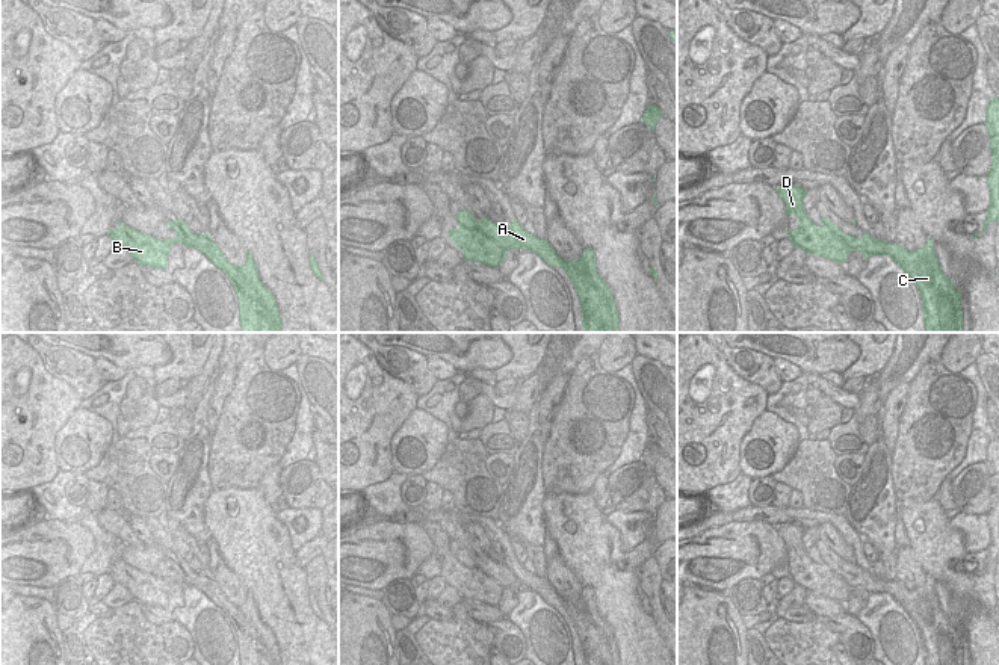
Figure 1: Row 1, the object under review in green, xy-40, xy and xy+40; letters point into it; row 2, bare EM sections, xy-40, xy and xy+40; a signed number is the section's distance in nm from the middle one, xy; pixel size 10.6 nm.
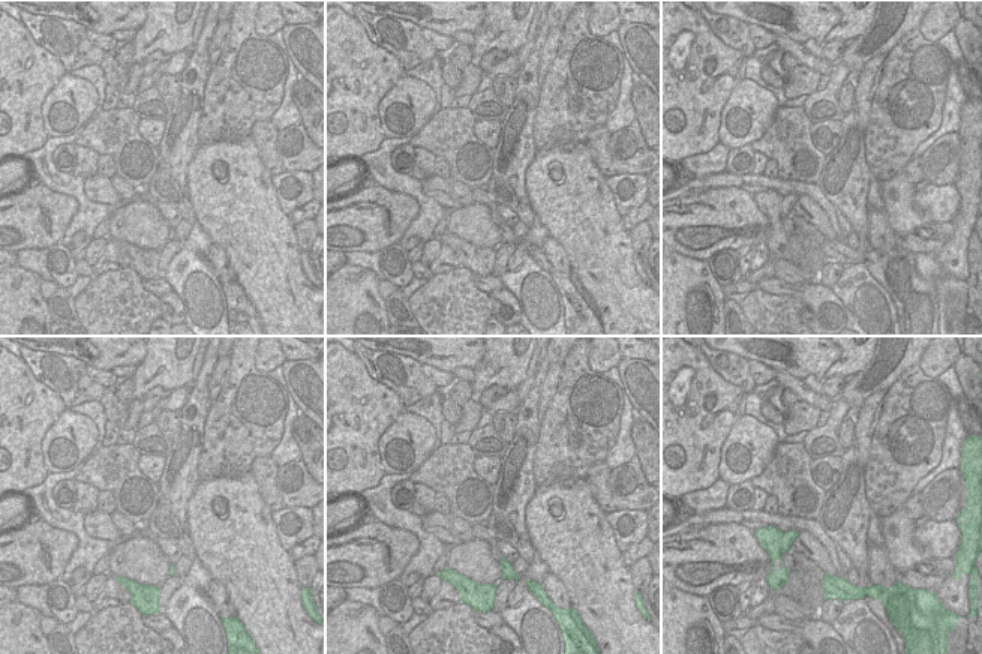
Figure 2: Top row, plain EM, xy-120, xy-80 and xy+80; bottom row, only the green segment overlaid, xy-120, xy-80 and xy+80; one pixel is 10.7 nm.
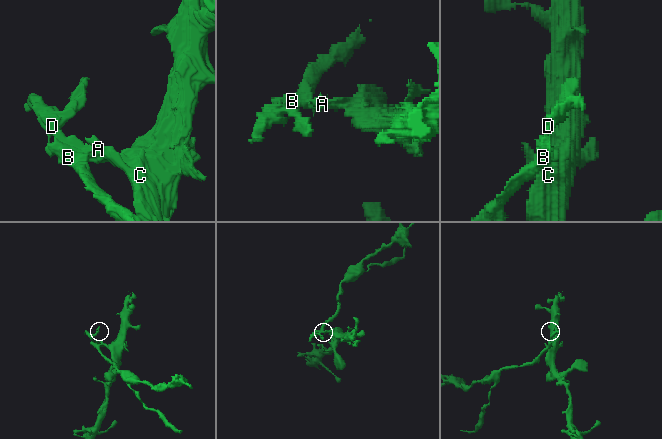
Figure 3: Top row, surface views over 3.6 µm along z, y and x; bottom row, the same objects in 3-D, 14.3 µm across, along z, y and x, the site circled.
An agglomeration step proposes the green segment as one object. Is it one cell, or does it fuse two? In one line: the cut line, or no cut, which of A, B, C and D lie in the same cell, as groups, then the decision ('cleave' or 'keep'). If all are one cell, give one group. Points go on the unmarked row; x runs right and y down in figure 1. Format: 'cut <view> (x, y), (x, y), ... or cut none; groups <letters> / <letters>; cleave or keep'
cut xy (476, 559), (482, 570), (508, 588); groups A C / B D; cleave

